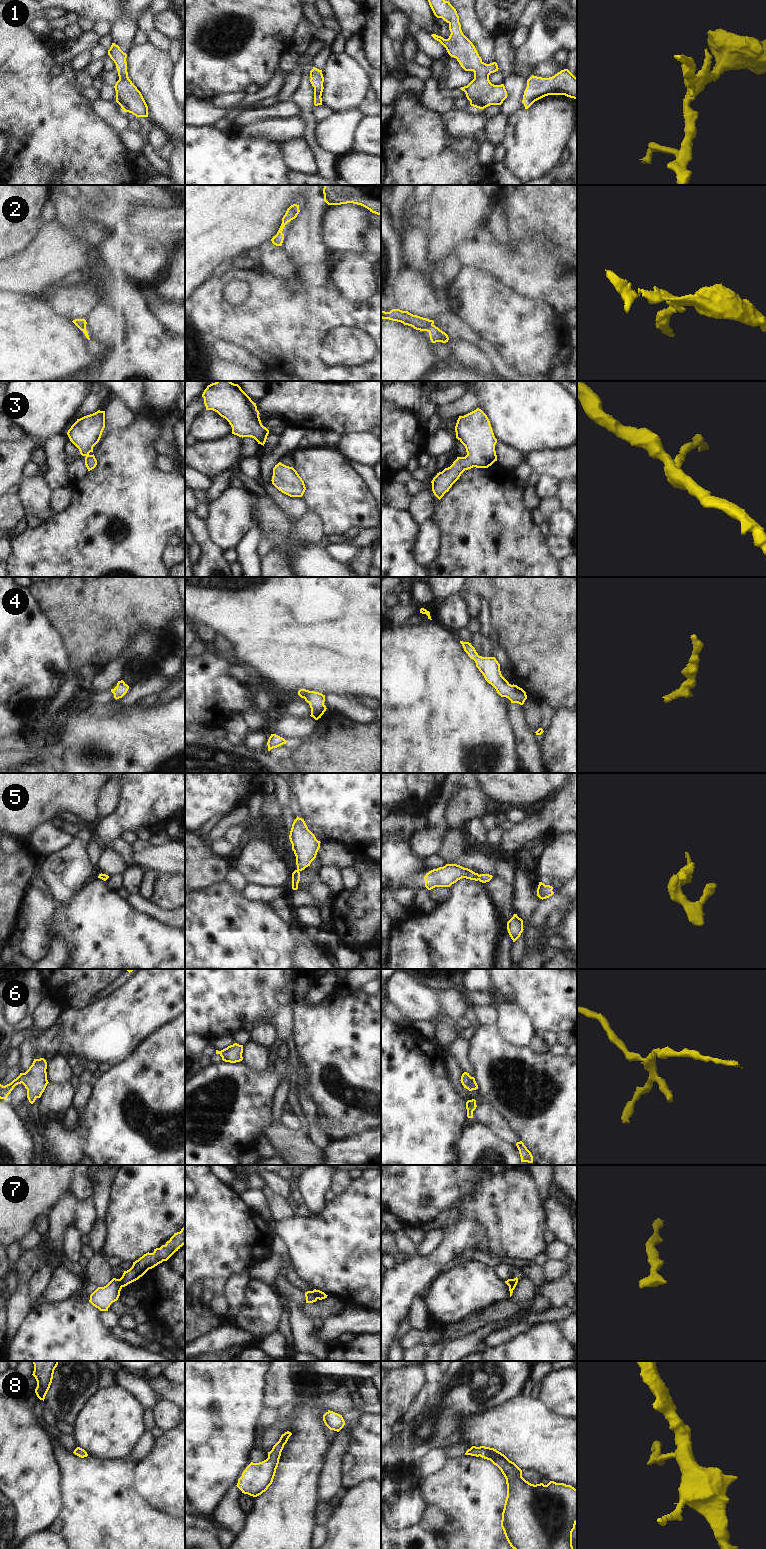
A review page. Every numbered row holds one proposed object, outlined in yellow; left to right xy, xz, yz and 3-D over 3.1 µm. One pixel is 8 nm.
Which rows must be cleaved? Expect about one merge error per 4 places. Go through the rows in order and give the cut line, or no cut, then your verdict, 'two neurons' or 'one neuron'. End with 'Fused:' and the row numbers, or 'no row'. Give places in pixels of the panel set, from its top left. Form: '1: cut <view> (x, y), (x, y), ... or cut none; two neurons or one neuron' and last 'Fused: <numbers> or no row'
1: cut none; one neuron
2: cut none; one neuron
3: cut none; one neuron
4: cut none; one neuron
5: cut none; one neuron
6: cut none; one neuron
7: cut none; one neuron
8: cut none; one neuron
Fused: no row

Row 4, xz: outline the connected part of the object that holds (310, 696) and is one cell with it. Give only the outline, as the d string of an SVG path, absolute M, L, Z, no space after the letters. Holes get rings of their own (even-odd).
M300 689L298 691L298 695L301 698L304 698L305 701L310 705L311 708L311 717L315 720L321 718L321 716L326 711L326 706L324 705L325 702L325 695L315 691L309 691L306 689Z

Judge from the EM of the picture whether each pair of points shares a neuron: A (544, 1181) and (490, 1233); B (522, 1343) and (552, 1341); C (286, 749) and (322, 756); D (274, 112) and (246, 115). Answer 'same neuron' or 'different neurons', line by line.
A: different neurons
B: same neuron
C: different neurons
D: same neuron

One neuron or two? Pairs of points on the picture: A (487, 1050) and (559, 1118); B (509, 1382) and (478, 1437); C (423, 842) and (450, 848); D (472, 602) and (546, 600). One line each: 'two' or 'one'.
A: one
B: two
C: two
D: two

